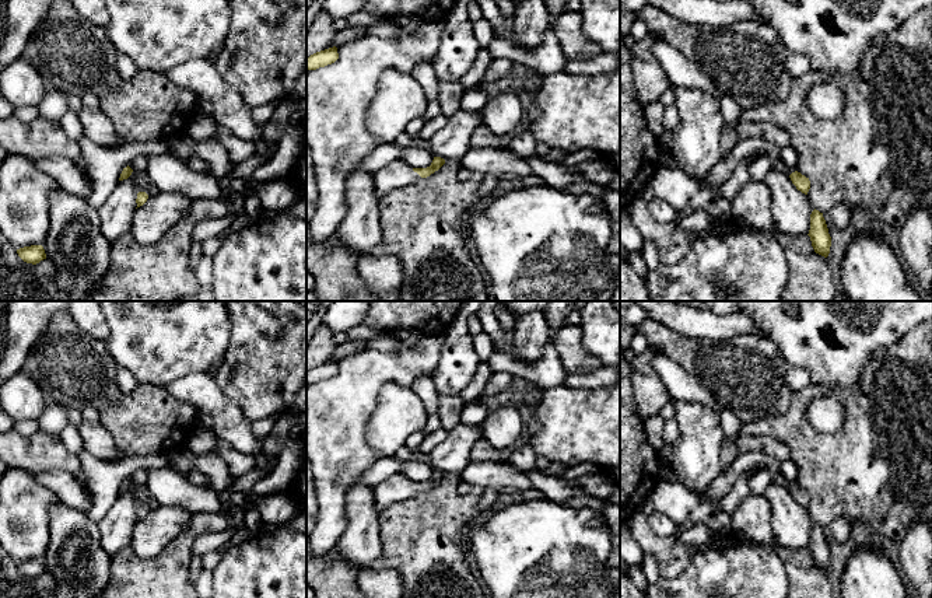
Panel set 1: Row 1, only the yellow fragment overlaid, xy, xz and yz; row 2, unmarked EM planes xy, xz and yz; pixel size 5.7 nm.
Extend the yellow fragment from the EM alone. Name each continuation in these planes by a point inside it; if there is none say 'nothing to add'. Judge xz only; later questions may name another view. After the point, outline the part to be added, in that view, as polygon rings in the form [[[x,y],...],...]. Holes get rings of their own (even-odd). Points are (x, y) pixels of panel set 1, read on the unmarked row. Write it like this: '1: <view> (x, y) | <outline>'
1: xz (398, 488) | [[[399,472],[374,487],[376,513],[382,513],[386,507],[397,501],[414,499],[420,493],[421,490]]]

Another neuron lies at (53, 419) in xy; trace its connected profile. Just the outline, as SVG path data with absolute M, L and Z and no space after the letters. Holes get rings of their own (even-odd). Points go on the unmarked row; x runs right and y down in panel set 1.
M56 403L46 406L36 420L42 431L56 436L69 424L66 409Z

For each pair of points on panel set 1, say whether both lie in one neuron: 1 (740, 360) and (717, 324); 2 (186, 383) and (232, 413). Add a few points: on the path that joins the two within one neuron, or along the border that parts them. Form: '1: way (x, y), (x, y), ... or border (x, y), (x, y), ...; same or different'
1: border (754, 334), (738, 334), (718, 339), (693, 338); different
2: way (193, 395), (196, 398), (209, 398), (220, 408); same

